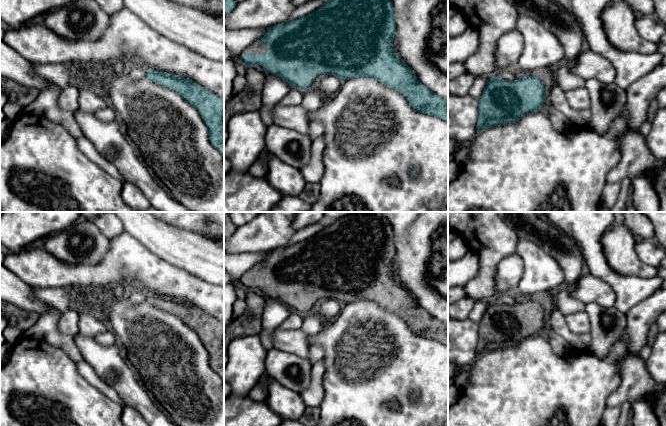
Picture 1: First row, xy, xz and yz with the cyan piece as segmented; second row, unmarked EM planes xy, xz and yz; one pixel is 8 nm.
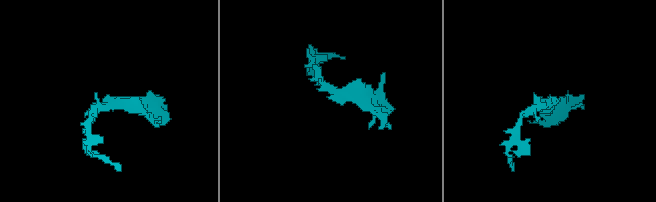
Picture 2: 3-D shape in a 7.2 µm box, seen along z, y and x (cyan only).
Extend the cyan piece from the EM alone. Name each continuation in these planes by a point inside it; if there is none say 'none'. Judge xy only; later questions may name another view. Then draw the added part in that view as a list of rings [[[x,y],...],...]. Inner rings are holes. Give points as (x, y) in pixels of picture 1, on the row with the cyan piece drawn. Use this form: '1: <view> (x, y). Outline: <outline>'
none

